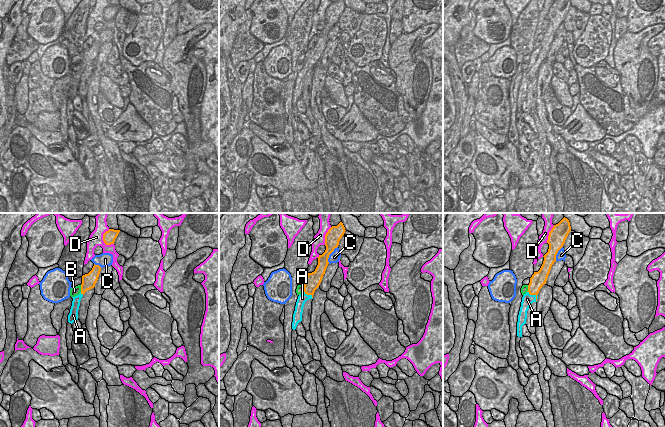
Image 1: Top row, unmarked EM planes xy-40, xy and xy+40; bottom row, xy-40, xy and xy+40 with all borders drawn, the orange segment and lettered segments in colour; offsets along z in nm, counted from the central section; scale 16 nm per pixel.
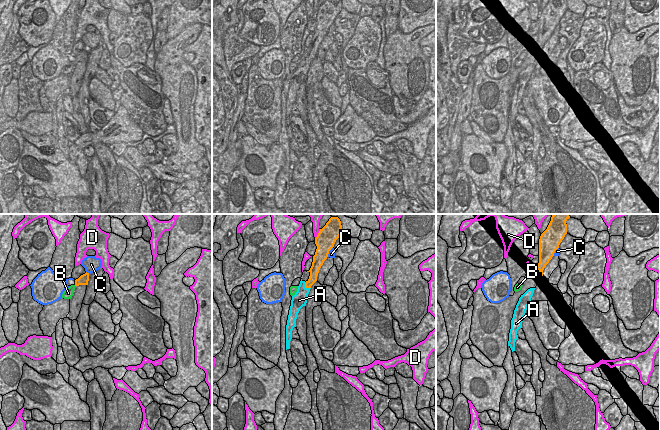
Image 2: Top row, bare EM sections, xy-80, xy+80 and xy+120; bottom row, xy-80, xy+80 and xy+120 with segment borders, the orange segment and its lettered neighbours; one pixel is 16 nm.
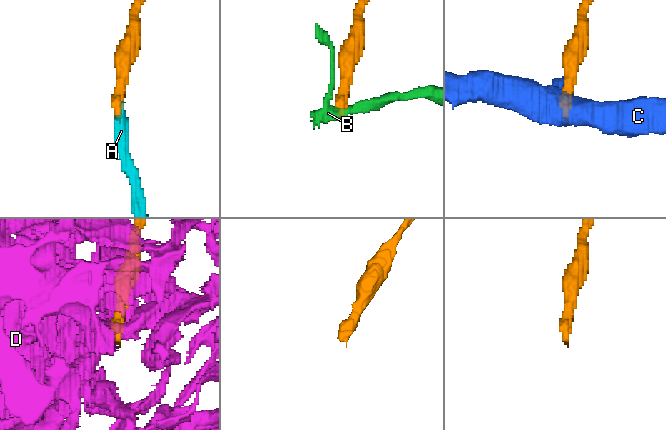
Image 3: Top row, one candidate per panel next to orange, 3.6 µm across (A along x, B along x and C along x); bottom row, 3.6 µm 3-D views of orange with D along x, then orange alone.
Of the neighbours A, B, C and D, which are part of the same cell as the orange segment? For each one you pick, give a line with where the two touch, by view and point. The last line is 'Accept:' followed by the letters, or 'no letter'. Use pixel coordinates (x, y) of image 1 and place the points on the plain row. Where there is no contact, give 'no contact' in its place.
A: meets orange in xy+40 at (534, 70)
Accept: A

